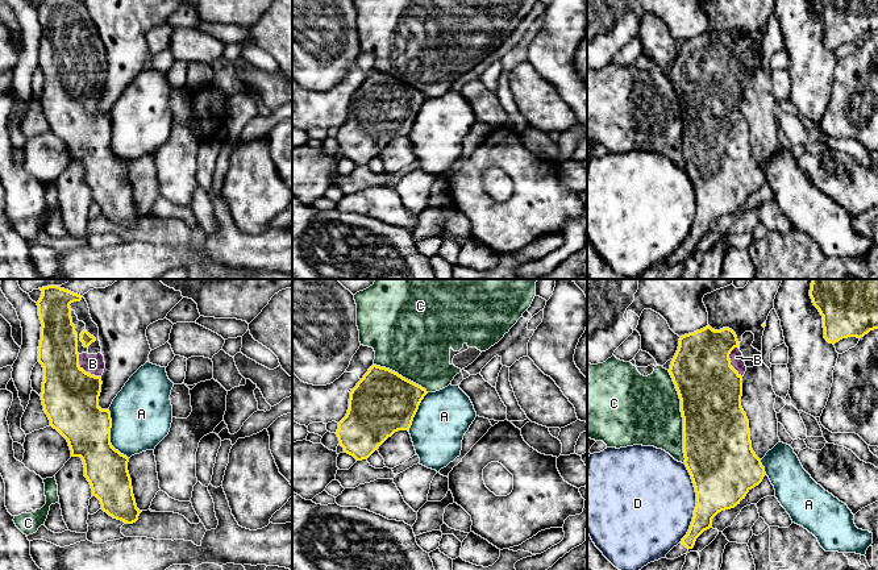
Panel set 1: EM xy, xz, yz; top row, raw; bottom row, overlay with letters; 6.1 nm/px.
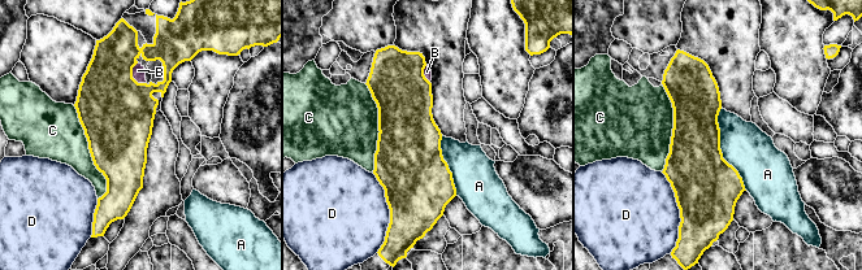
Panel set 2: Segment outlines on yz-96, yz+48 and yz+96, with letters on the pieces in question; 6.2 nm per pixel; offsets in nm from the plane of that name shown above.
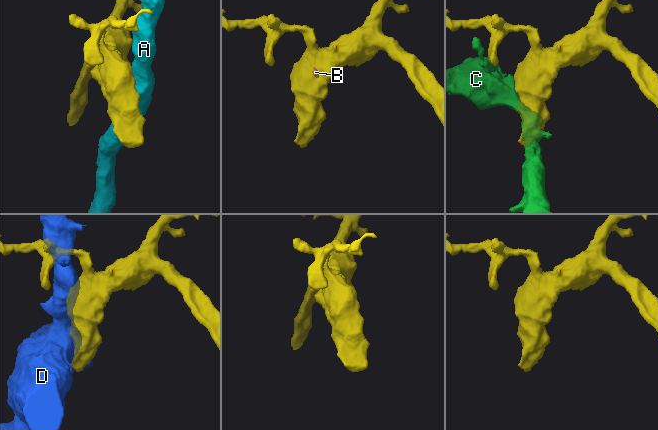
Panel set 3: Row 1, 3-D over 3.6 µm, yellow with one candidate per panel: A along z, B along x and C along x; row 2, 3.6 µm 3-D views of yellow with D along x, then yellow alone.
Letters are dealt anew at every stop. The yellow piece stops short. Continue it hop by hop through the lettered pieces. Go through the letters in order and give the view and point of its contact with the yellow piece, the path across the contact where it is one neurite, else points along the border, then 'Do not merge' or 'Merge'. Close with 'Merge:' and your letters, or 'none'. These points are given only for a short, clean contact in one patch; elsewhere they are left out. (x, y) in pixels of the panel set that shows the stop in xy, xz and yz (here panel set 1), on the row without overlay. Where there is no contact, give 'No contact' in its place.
A: Touches yellow at xy (109, 141). Do not merge
B: Touches yellow at xy (83, 75). Path across: xy (70, 102), (71, 88), (83, 75), (92, 69). Merge
C: Touches yellow at yz (682, 121). Do not merge
D: Touches yellow at yz (697, 208). Do not merge
Merge: B

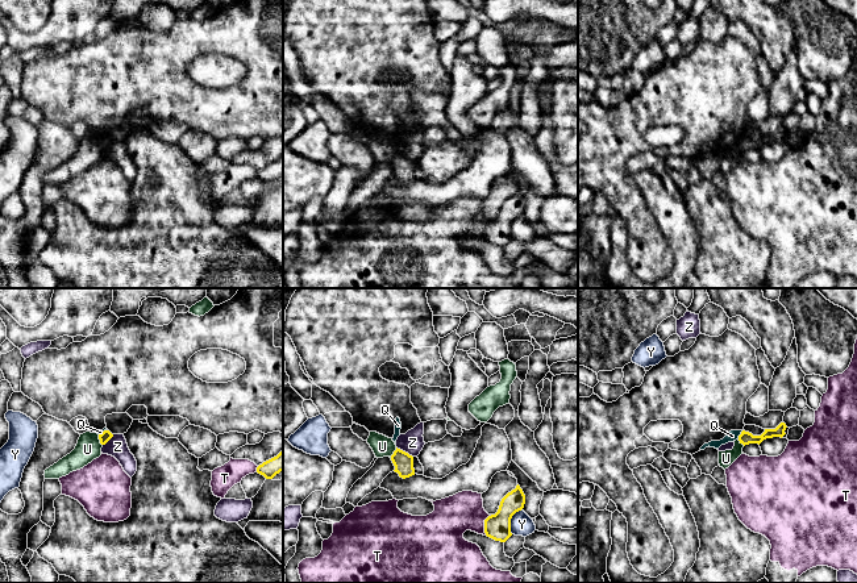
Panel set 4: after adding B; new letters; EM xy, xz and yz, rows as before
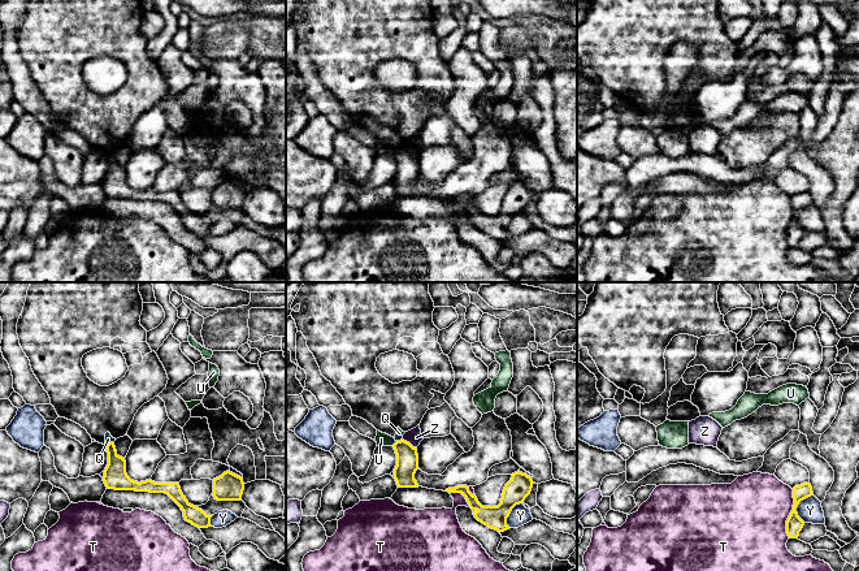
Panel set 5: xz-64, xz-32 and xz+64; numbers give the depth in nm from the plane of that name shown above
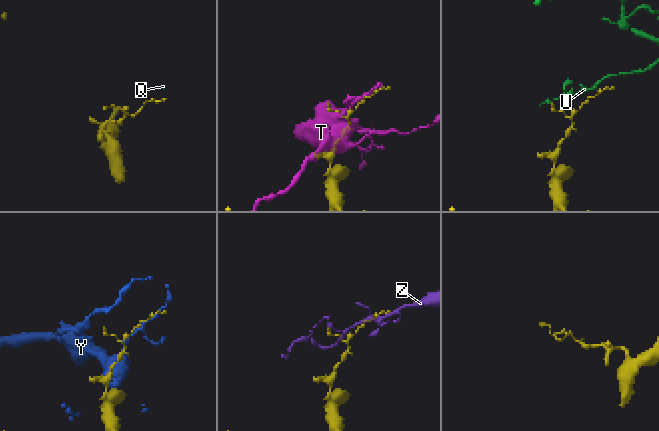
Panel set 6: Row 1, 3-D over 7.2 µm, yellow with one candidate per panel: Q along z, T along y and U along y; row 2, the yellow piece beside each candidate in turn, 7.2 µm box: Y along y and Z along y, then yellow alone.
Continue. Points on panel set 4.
Q: Touches yellow at yz (740, 140). Boundary: yz (743, 136), (737, 142). Do not merge
T: Touches yellow at xz (485, 229). Do not merge
U: Touches yellow at xy (99, 144). Boundary: xy (98, 140), (102, 150). Do not merge
Y: Touches yellow at xz (510, 225). Do not merge
Z: Touches yellow at xz (404, 157). Do not merge
Merge: none

